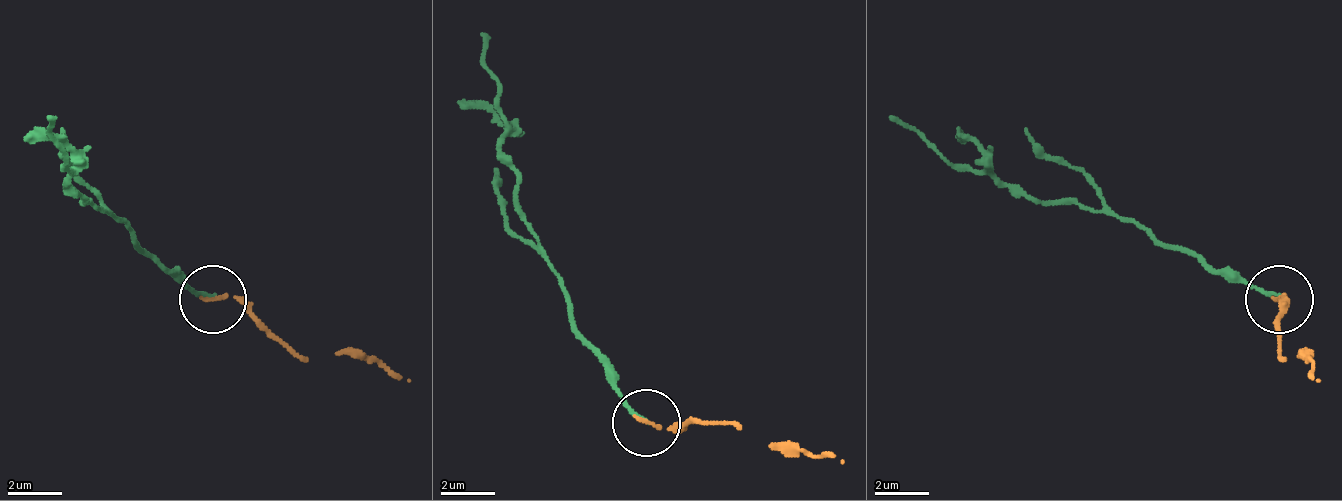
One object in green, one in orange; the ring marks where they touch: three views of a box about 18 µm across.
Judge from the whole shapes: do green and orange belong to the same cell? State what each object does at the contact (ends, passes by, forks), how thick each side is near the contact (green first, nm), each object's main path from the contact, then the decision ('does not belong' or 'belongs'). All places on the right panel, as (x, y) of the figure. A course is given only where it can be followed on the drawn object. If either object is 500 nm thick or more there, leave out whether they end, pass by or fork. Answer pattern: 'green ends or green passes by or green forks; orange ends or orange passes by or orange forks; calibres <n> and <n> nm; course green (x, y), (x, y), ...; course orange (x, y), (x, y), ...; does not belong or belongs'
green ends; orange ends; calibres 200 and 140 nm; course green (1277, 298), (1203, 270), (1108, 210), (1054, 203), (953, 169), (892, 115); course orange (1277, 298), (1284, 298), (1277, 352), (1304, 352), (1318, 379); does not belong

